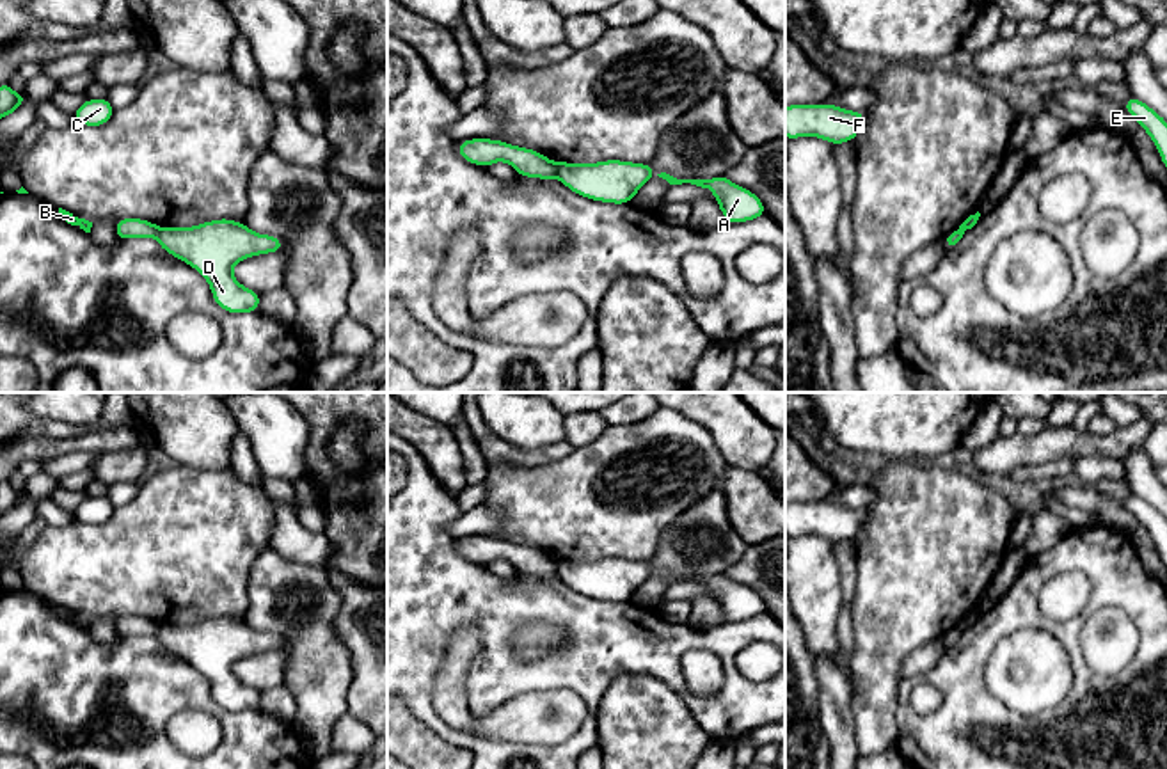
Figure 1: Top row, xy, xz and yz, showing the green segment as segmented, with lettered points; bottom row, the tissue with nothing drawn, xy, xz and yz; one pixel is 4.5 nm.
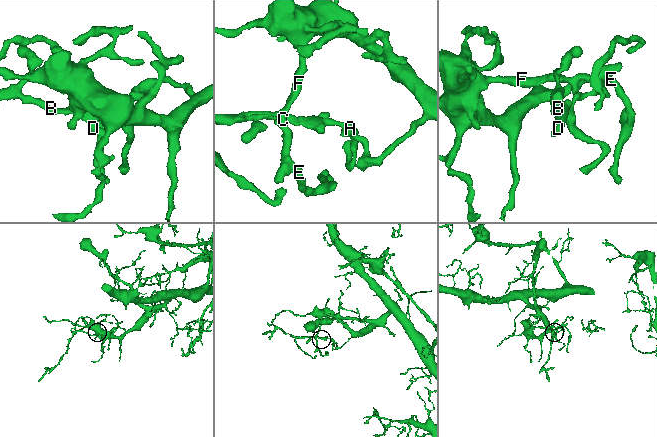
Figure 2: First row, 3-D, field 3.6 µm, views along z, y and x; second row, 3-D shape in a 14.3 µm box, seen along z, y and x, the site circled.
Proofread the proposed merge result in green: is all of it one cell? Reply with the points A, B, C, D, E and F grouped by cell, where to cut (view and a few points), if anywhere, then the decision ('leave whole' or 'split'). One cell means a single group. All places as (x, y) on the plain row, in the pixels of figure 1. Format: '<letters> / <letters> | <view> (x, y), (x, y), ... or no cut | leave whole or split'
A C D E F / B | xz (553, 560), (556, 572) | split

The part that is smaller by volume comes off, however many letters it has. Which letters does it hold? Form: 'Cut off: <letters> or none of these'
Cut off: B

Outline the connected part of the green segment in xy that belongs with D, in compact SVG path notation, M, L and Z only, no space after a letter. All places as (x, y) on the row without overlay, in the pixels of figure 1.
M231 616L192 625L160 625L155 636L162 648L201 671L211 686L215 702L231 712L261 709L261 691L240 682L231 671L233 664L247 655L284 646L277 634L254 630Z

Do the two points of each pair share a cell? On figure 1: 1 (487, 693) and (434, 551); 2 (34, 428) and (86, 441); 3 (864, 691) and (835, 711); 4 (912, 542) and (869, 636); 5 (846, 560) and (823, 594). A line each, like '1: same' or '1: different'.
1: same
2: different
3: different
4: same
5: different

